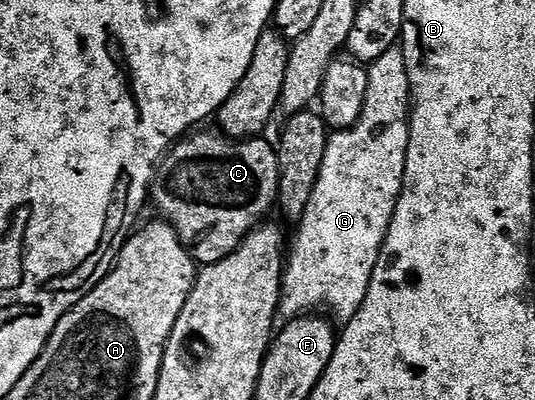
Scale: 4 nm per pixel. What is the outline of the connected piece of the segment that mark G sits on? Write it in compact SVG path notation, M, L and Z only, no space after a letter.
M398 47L384 51L384 55L380 55L380 59L373 61L368 68L368 99L364 99L364 111L350 129L339 129L329 134L316 187L312 187L308 207L302 220L297 222L298 238L291 249L289 246L282 274L280 313L283 318L300 317L307 311L325 311L335 322L351 321L364 303L378 253L388 235L406 174L412 108L410 80L406 60Z

